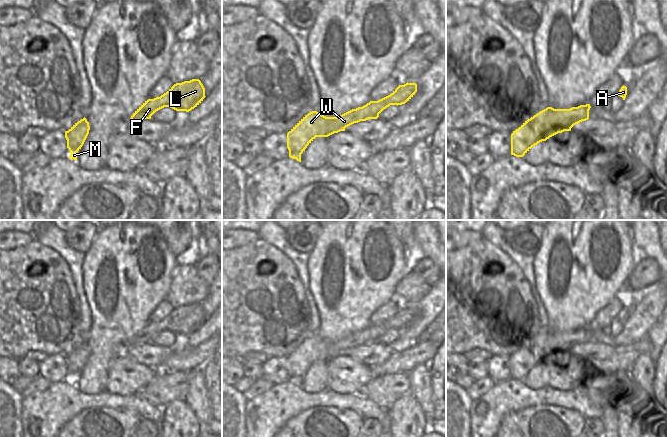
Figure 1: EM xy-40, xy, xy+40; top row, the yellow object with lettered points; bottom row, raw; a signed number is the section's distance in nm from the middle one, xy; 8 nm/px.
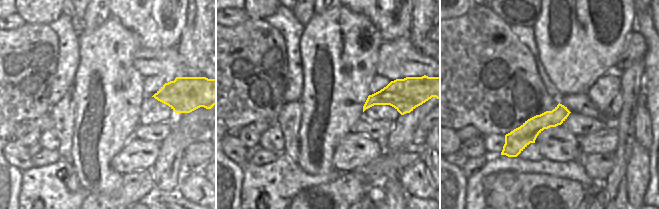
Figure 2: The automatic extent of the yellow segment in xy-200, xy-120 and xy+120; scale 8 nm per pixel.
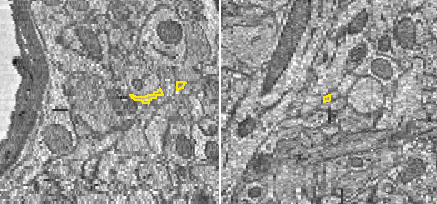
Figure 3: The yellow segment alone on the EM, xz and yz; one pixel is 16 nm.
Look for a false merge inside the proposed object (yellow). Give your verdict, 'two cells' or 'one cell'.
one cell

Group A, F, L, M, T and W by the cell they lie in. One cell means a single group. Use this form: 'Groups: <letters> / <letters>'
Groups: A F L M T W

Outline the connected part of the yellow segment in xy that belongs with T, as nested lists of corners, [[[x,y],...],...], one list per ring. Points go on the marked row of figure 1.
[[[416,83],[399,85],[390,95],[370,101],[362,107],[352,109],[338,117],[326,117],[317,111],[305,115],[288,133],[287,148],[289,157],[301,162],[301,154],[316,137],[328,137],[345,131],[345,128],[360,121],[377,119],[390,105],[402,105],[417,92]]]

